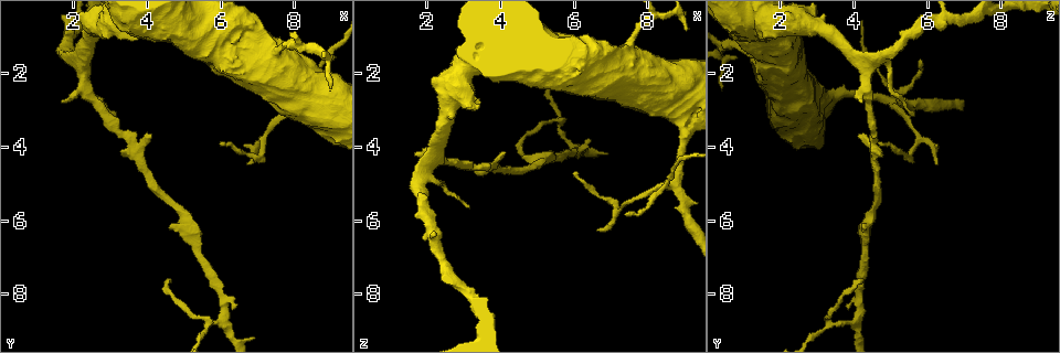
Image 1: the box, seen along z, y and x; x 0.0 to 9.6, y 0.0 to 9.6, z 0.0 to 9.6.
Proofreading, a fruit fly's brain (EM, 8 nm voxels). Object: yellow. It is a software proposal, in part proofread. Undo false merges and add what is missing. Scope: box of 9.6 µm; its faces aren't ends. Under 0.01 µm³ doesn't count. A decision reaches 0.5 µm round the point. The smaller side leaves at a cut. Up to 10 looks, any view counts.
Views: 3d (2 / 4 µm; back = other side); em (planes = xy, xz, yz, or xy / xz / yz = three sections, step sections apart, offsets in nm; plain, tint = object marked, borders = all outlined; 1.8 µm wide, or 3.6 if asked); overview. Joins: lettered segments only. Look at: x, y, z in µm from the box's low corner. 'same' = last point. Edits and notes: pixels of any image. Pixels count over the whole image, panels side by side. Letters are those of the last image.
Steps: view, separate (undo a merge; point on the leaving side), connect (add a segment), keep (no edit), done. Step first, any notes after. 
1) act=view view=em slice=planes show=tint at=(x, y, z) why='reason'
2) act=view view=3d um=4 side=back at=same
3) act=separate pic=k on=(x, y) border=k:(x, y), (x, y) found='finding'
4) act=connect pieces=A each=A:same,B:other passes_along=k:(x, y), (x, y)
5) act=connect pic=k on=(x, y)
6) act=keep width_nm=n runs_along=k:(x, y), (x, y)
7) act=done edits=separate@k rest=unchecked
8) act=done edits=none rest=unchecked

act=view view=3d um=2 side=back at=(8.65, 2.80, 5.00) why='calibre changes'

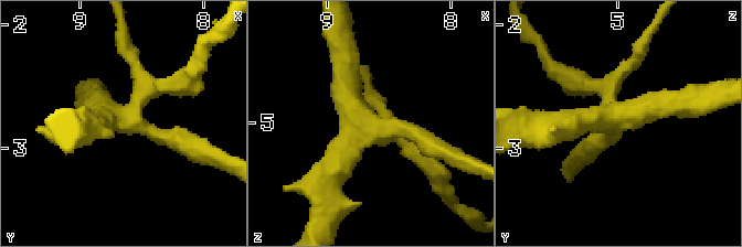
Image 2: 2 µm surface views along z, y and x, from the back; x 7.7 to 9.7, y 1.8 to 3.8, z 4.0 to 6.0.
act=view view=em slice=planes show=borders at=(8.62, 2.76, 5.02)

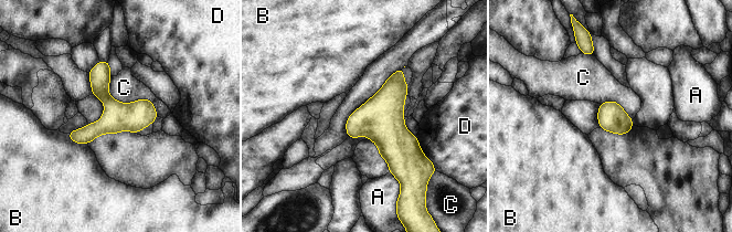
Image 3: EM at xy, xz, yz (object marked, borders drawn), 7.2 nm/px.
act=keep longest_contact=C:380nm each=A:other,B:other,C:other,D:other found='continuous, no second neuron'

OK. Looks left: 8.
act=view view=em slice=planes show=plain at=(3.65, 3.90, 4.50) why='a fork'

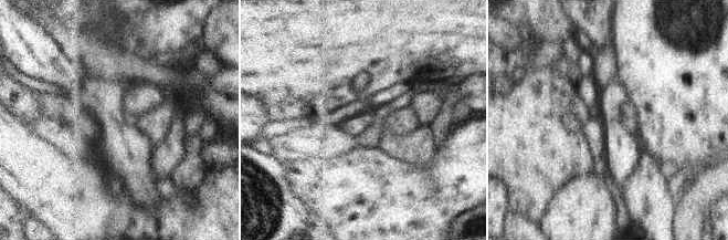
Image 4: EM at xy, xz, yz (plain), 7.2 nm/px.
act=view view=em slice=planes show=borders at=same why='what lies round it'

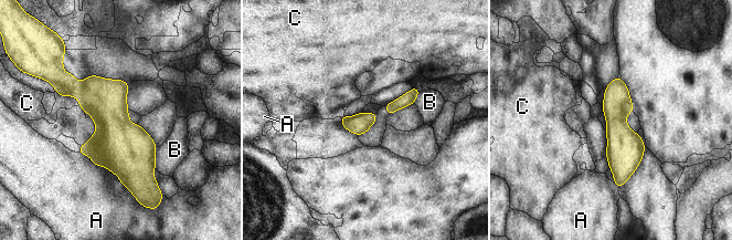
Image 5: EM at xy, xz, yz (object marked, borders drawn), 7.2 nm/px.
act=keep width_nm=150 each=A:other,B:other,C:other border=5:(55, 91), (74, 95), (80, 105) found='one neuron here'

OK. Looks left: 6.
act=view view=3d um=4 at=(6.05, 8.70, 4.05) why='branch point'

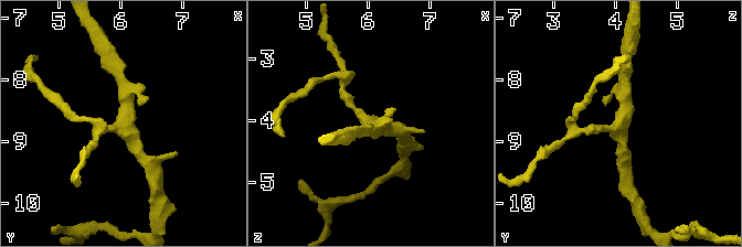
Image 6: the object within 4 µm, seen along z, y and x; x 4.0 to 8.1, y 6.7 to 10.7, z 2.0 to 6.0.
act=view view=em um=3.6 slice=xy step=16 show=tint at=(6.05, 8.65, 4.10)

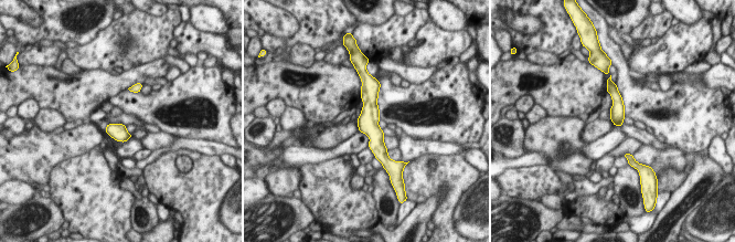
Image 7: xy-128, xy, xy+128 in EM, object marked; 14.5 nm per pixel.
act=view view=em um=3.6 slice=xy step=16 show=borders at=same why='what lies round it'

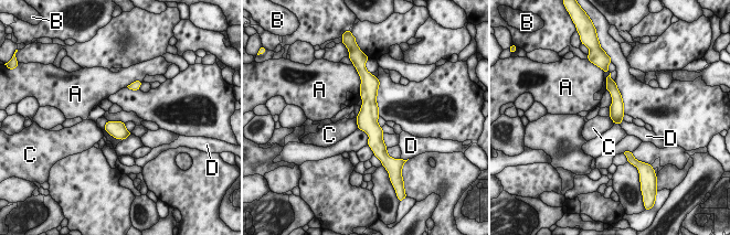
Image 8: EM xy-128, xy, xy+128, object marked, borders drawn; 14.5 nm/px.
act=keep each=A:other,B:other,C:other,D:other runs_along=8:(364, 86), (376, 148) found='all the same neuron'

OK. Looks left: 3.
act=view view=em slice=xy step=4 show=tint at=(2.25, 1.75, 4.20)

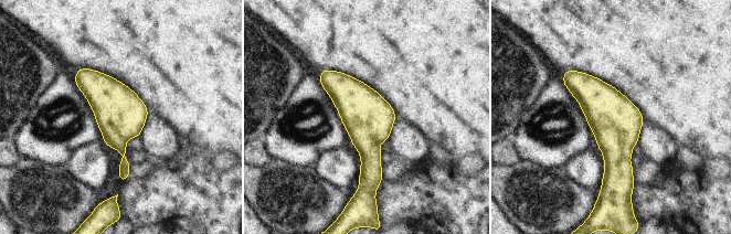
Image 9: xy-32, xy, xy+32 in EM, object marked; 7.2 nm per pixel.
act=view view=em slice=xz step=4 show=tint at=same why='another direction'

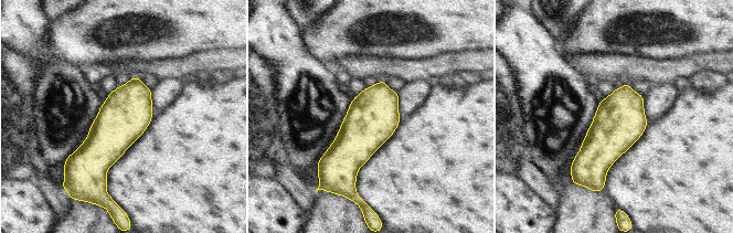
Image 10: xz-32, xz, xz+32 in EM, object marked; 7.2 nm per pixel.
act=view view=em slice=xz step=4 show=borders at=same why='see the neighbours'

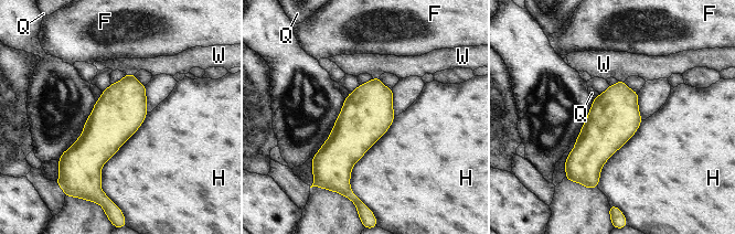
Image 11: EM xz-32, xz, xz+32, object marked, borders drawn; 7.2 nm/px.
act=keep each=F:other,H:other,Q:other,W:other border=11:(147, 113), (103, 165), (100, 190) found='one neuron here'

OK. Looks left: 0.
act=done edits=none rest=unchecked

